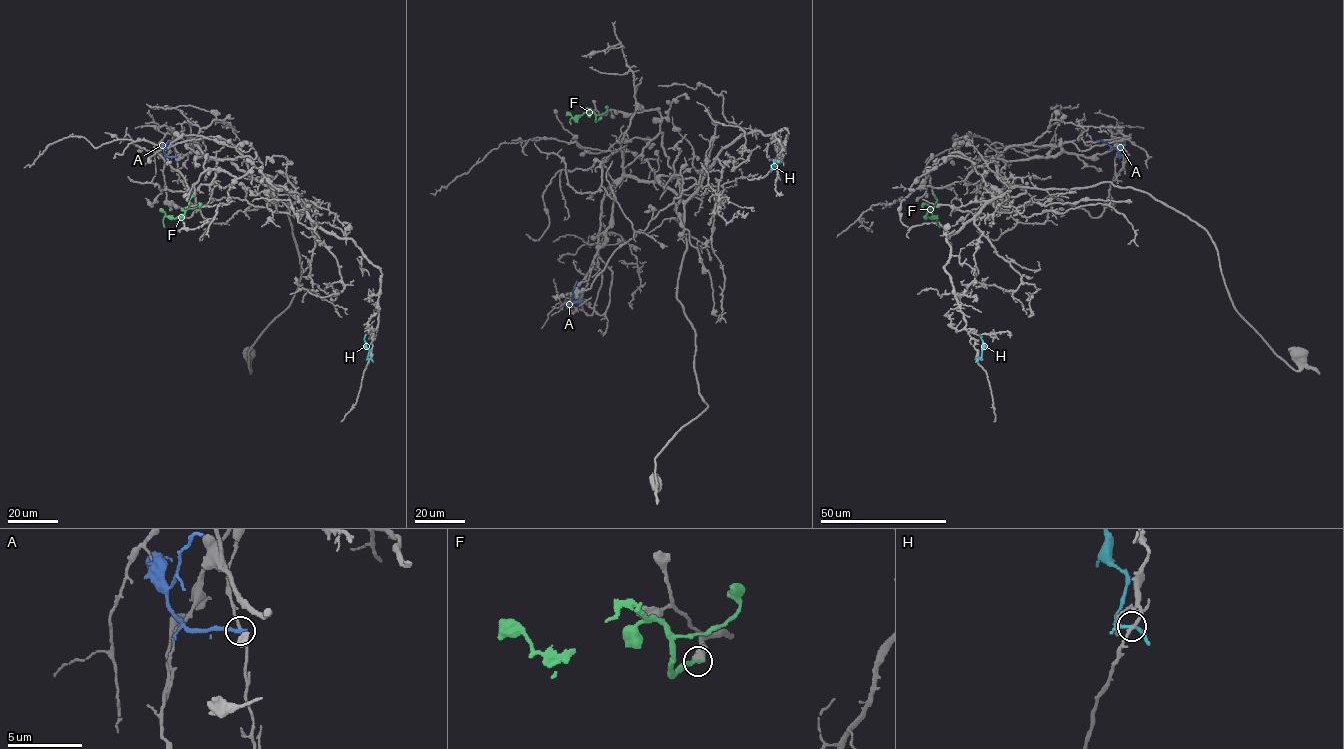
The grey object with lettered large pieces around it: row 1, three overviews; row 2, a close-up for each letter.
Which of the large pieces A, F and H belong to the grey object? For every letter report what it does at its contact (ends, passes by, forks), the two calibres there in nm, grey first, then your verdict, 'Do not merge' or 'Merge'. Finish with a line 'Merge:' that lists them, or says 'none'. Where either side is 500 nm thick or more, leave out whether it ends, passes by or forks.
A: It ends there. Thickness 160 nm (grey) against 280 nm. Do not merge
F: Thickness 500 nm (grey) against 320 nm. Merge
H: It forks there. Thickness 200 nm (grey) against 150 nm. Do not merge
Merge: F

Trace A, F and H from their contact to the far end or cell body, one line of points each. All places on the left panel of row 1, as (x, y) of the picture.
A: (176, 156), (167, 156), (164, 151), (170, 140)
F: (193, 195), (182, 215), (165, 216), (164, 227)
H: (370, 358), (364, 339), (366, 334)

